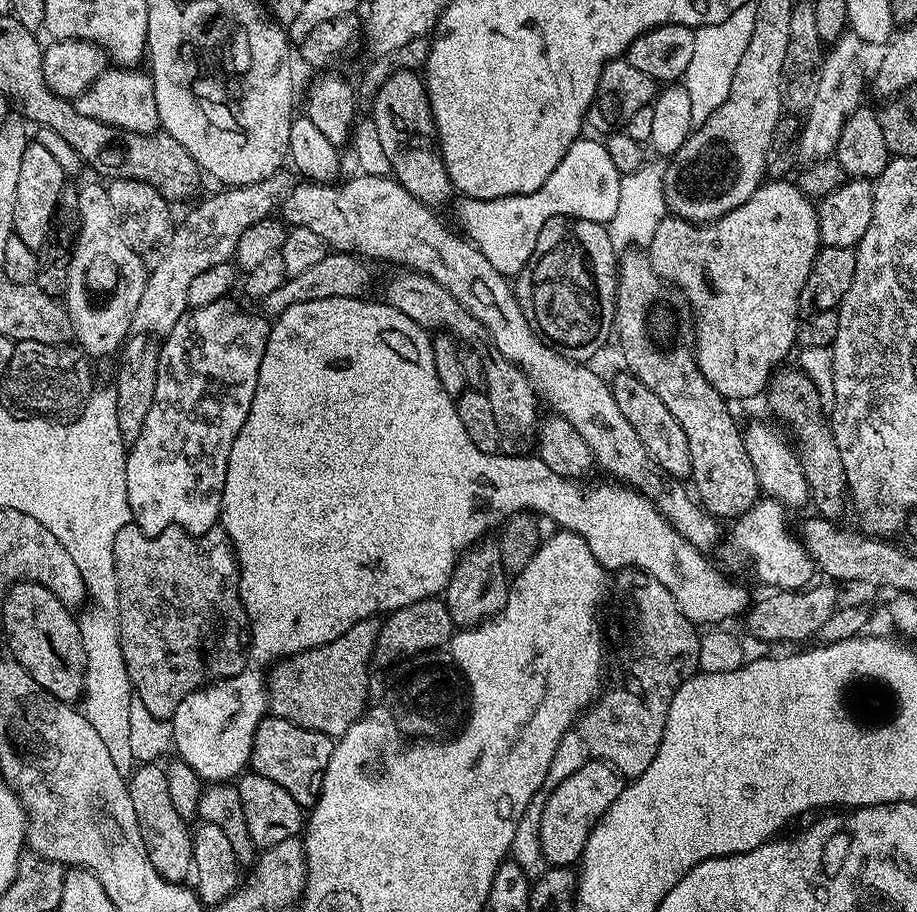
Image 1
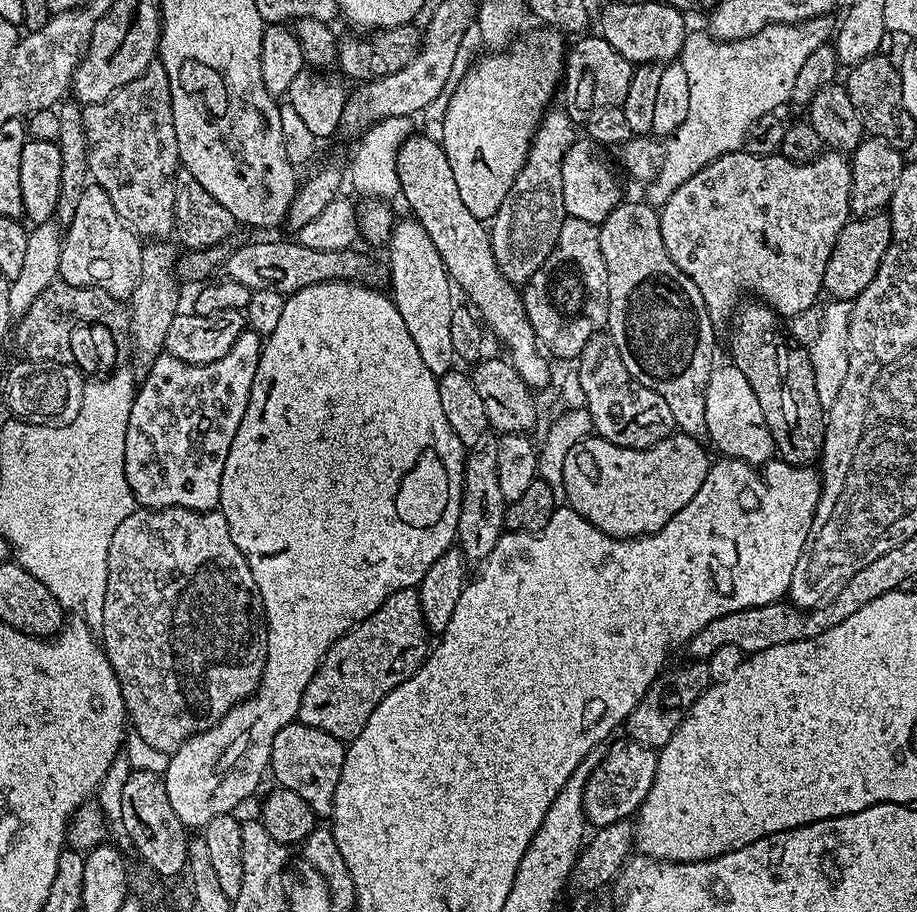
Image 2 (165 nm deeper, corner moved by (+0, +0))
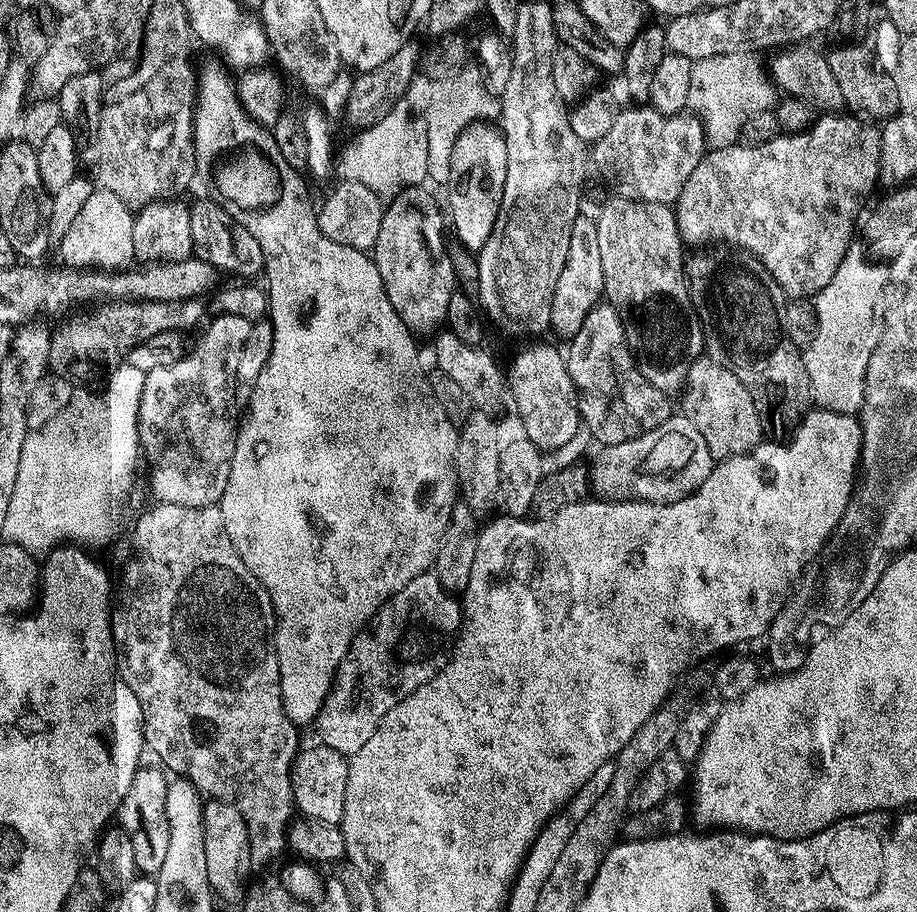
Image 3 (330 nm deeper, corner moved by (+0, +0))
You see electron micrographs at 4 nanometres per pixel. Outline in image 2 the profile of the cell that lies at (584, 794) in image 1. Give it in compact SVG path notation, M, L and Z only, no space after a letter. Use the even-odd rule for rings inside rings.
M630 738L623 739L613 739L604 748L602 762L598 762L598 766L586 782L584 814L587 823L593 829L605 828L619 820L635 817L640 811L646 794L650 794L650 786L654 786L657 749L643 748Z

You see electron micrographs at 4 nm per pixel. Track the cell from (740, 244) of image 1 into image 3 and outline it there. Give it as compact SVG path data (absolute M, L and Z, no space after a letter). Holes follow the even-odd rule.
M820 114L802 132L790 132L787 134L776 134L761 144L744 144L737 142L725 148L712 148L705 151L703 158L694 166L694 174L686 180L686 186L682 186L682 194L674 205L676 221L681 237L688 236L716 236L717 241L729 242L730 244L745 248L747 252L753 252L759 260L770 270L770 274L782 286L784 296L788 298L812 298L821 292L834 278L838 266L842 266L842 258L846 258L848 248L854 242L852 231L857 231L856 215L860 212L860 203L864 196L872 192L872 187L877 187L880 179L880 128L875 123L861 118L856 114Z

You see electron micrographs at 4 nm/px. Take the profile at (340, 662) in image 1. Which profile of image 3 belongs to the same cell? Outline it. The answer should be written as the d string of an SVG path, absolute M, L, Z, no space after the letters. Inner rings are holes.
M435 571L423 572L418 574L418 578L406 582L402 590L394 593L372 615L366 630L357 632L352 639L348 653L344 655L338 666L326 702L314 721L314 728L320 731L319 743L338 750L338 754L349 758L358 754L358 750L362 750L362 746L366 746L367 740L374 735L374 730L378 730L382 718L386 718L386 714L394 710L394 706L398 706L402 698L414 694L418 686L430 682L430 678L434 678L447 666L448 659L452 656L452 649L456 647L461 627L461 601L442 586Z

